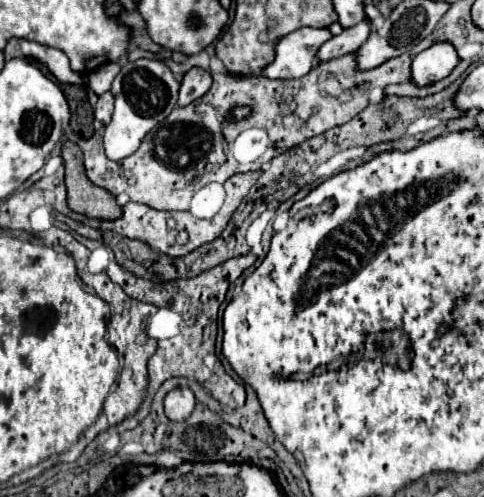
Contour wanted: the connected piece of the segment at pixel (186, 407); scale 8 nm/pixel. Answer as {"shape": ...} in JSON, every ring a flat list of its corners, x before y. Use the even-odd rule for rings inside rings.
{"shape":[[176,387,172,389,164,399,164,411,166,417,172,421,184,421,194,411,196,397,188,387]]}

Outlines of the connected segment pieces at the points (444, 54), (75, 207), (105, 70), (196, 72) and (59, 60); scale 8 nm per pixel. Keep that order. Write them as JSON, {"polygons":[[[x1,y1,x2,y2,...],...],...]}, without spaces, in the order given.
{"polygons":[[[434,43,432,47,418,53,412,61,412,81,418,87,436,83,452,73,460,57,452,43]],[[66,141,62,147,62,159,66,167,68,207,76,213,96,219,118,219,122,215,120,205,104,187,96,187,84,173,82,151,76,143]],[[106,63,106,65,98,67,96,71,92,71,88,75,88,89,94,91,96,95,106,93,110,89,114,77,118,75,118,71,120,71,120,65,118,63]],[[190,69,182,81,178,105,184,107,188,103,194,103,196,99,208,93,210,85,212,85,212,75,206,69]],[[20,39,20,53,24,57,34,57,40,63,44,63,48,67,48,71,62,83,86,83,84,75,76,75,70,69,70,61,68,57,52,47,44,47,40,43,32,43,26,39]]]}

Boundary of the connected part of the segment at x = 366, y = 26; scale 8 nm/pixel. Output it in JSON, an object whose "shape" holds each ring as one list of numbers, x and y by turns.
{"shape":[[364,15,364,19,358,25,348,27,340,35,332,37,330,41,326,41,318,51,318,59,324,63,324,61,330,61,334,57,352,53,368,39,370,33,372,33,372,21,370,21,368,15]]}

